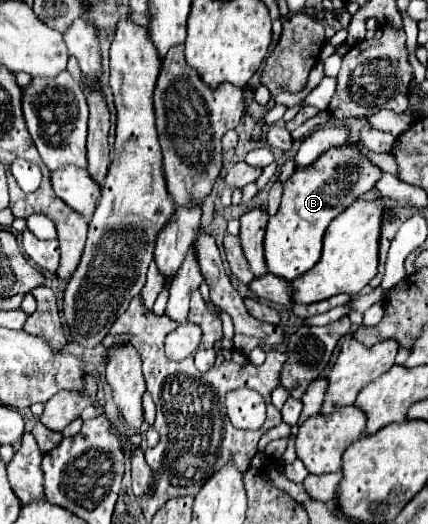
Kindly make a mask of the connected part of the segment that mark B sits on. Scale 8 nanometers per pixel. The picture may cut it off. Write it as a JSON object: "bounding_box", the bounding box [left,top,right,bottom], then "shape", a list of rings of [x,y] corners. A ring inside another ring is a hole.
{"bounding_box":[264,143,382,281],"shape":[[[358,143],[330,147],[312,165],[296,167],[296,171],[284,183],[278,213],[268,221],[264,239],[268,271],[288,281],[294,281],[296,277],[310,271],[322,255],[322,237],[332,219],[348,209],[364,193],[372,191],[380,177],[382,169],[360,151]]]}

